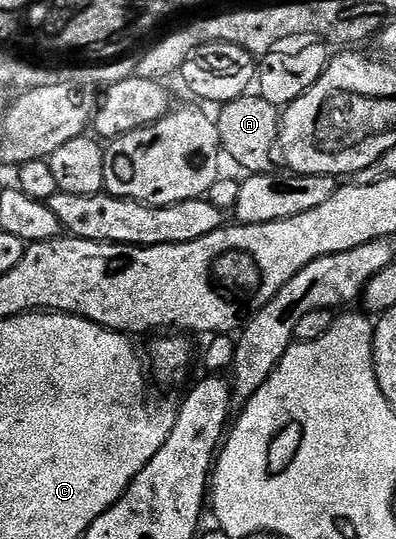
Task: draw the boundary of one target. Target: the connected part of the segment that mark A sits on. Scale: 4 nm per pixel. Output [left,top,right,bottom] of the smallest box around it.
[215,94,282,174]

